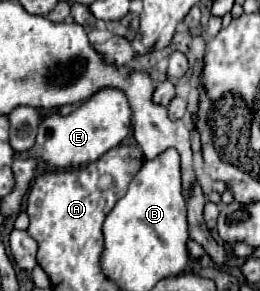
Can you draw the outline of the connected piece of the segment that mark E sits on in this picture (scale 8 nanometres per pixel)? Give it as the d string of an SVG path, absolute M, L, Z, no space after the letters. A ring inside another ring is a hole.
M101 88L89 100L79 104L71 114L61 116L53 112L45 116L45 120L41 120L39 124L35 146L23 152L21 156L23 158L41 156L47 166L57 168L69 168L69 164L81 166L97 160L107 150L121 144L129 132L131 132L131 106L125 92L119 88Z

